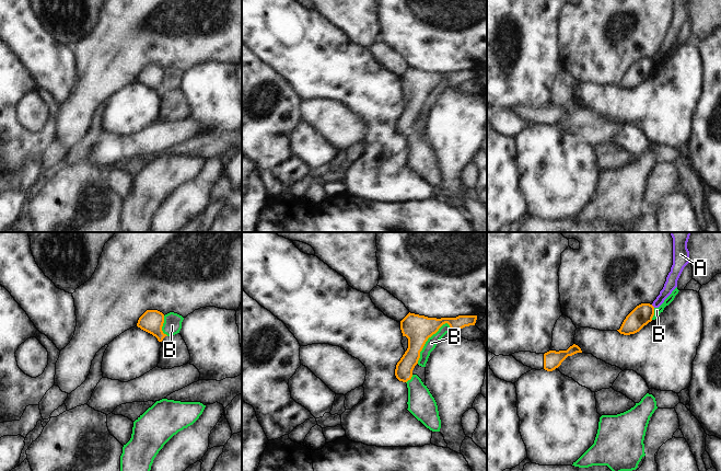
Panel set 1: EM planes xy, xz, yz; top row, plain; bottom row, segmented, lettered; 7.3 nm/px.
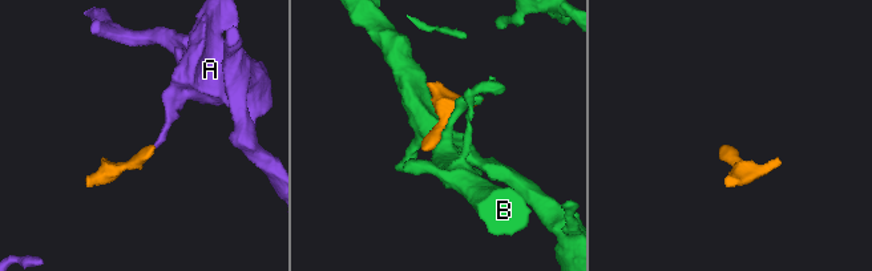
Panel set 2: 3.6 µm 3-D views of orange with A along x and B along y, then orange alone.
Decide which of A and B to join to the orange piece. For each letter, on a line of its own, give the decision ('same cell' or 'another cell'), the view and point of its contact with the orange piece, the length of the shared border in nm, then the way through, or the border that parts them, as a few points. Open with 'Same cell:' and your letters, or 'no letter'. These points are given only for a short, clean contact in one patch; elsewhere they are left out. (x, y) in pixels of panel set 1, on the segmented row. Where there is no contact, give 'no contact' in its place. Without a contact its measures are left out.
Same cell: no letter
A: another cell; contact yz (652, 306); length 40 nm; border yz (651, 305), (654, 307)
B: another cell; contact xz (426, 341); length 380 nm

